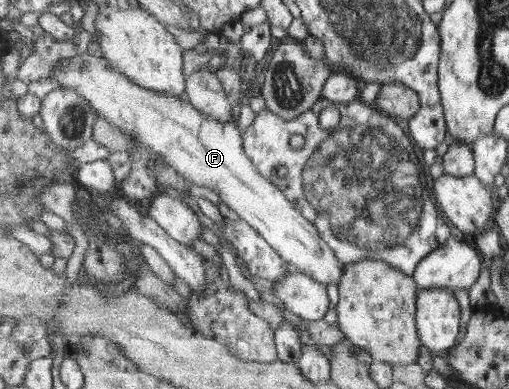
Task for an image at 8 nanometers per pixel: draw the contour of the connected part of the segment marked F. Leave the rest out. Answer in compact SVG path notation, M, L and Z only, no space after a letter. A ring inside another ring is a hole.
M100 54L78 55L62 63L62 67L53 68L51 80L57 81L60 87L69 92L82 96L99 117L105 117L121 133L141 141L156 153L159 153L170 166L172 166L182 177L191 182L194 189L199 186L210 188L220 197L220 200L228 205L240 219L252 224L272 244L280 256L287 261L292 268L312 277L317 283L324 286L340 285L346 266L336 256L335 249L319 234L319 228L306 219L300 210L287 195L272 180L266 179L256 169L251 157L245 150L243 133L234 126L233 122L220 122L211 115L202 113L188 98L157 92L132 81L122 72L117 72L108 65L108 61Z

